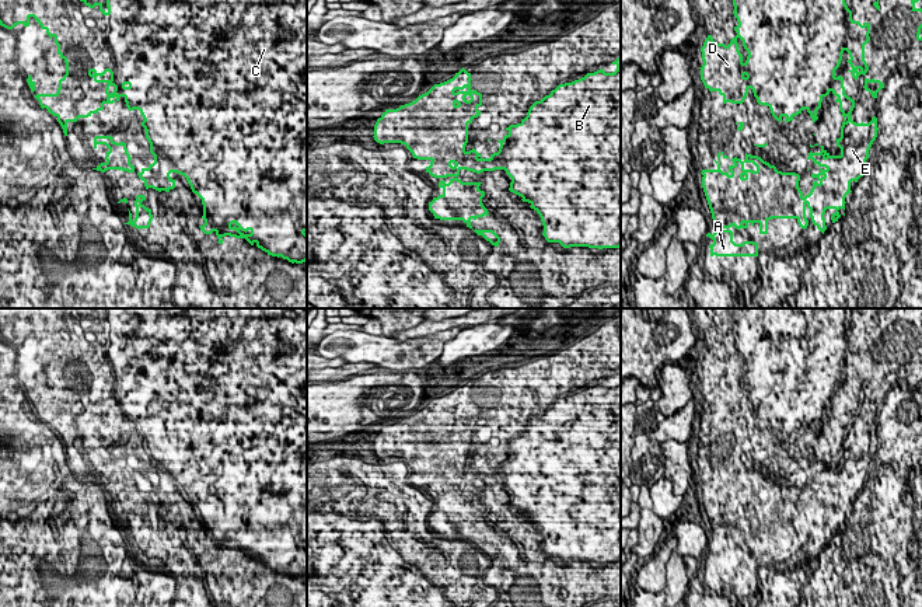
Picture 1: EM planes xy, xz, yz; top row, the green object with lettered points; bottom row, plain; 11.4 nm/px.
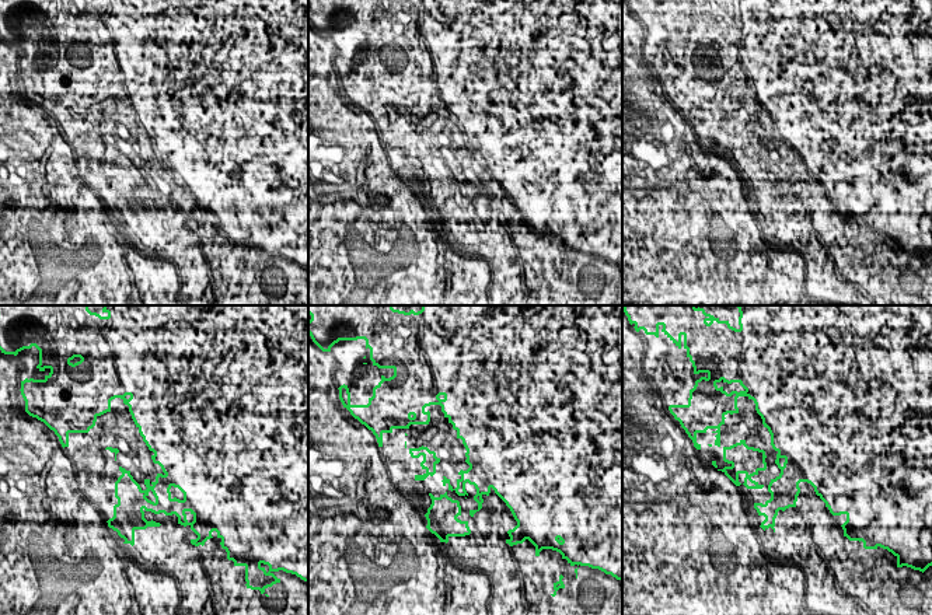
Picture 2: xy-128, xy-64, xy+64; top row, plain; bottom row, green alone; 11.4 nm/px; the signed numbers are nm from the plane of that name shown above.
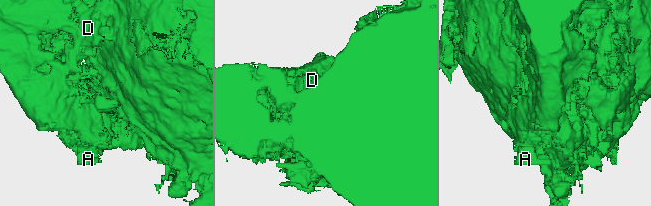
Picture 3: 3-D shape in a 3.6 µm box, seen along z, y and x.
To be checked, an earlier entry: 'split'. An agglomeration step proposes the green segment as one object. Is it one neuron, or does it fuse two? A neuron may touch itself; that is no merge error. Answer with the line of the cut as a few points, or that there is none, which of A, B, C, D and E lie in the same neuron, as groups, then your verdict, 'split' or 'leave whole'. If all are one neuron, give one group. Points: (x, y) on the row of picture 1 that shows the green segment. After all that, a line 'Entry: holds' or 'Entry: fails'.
no cut | A B C D E | leave whole
Entry: fails

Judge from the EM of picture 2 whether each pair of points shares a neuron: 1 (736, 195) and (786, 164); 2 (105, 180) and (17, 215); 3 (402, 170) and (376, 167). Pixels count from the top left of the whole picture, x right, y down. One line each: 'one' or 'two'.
1: two
2: two
3: two

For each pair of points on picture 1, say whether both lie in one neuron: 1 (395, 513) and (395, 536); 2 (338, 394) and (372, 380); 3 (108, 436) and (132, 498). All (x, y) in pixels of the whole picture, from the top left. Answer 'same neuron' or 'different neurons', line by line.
1: different neurons
2: same neuron
3: same neuron

